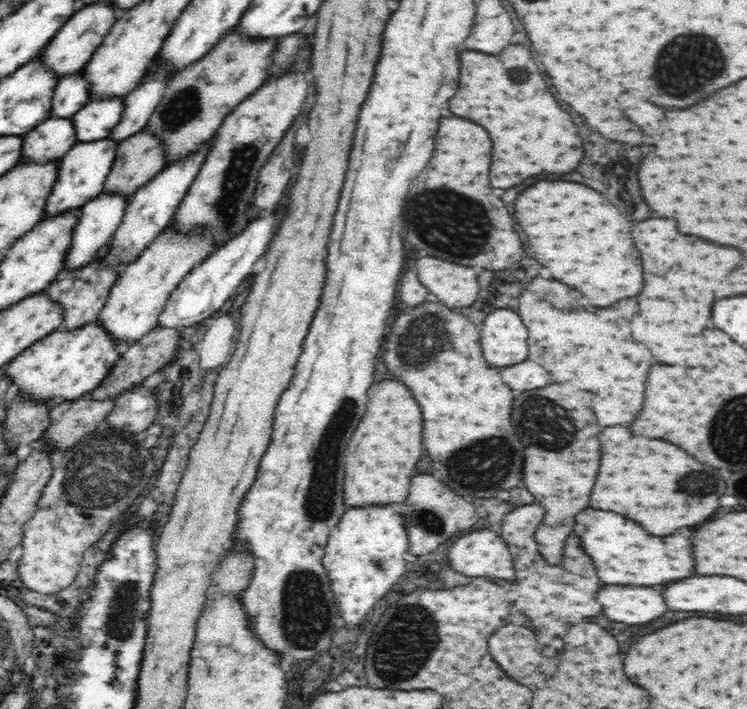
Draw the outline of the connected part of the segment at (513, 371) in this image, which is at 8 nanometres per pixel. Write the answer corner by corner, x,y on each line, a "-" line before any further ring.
526,360
522,364
516,364
512,368
502,368
504,372
504,382
514,388
514,390
534,390
534,388
542,388
552,384
552,376
536,362

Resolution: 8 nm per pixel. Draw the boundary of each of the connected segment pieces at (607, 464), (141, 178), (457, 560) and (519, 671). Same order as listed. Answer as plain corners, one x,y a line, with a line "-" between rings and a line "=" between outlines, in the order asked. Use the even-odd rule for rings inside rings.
620,426
604,428
604,432
600,432
600,442
602,460
596,488
592,490
592,508
632,518
654,536
672,534
676,528
696,526
716,514
720,506
718,498
726,492
726,484
716,468
700,464
670,442
634,438
628,428
=
145,129
133,133
119,143
114,164
103,186
103,192
129,198
141,185
148,184
148,181
152,180
165,167
165,164
165,152
158,137
=
478,530
456,540
448,550
450,566
464,576
514,580
513,555
499,533
=
516,624
502,626
494,636
490,636
488,650
492,652
494,660
500,664
500,668
504,668
508,676
512,676
514,680
518,680
520,684
532,690
540,690
536,682
526,682
530,680
530,674
534,674
536,670
530,666
522,666
522,664
530,664
534,654
542,650
540,642
528,628

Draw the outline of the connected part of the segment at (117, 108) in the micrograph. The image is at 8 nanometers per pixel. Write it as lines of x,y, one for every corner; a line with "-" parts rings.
122,98
92,99
71,116
79,142
109,138
110,131
120,122
124,108

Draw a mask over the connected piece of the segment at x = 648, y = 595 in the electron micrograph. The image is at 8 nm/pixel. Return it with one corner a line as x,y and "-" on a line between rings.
604,586
604,604
608,604
606,618
624,624
646,624
662,616
668,608
662,600
662,588
616,588

